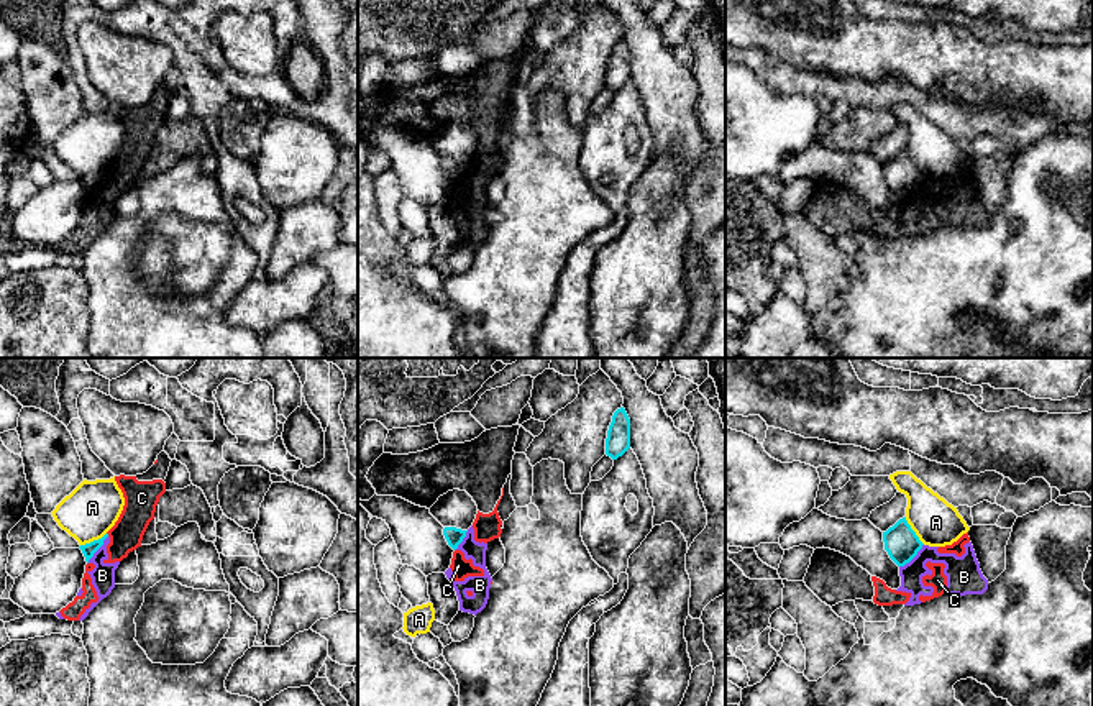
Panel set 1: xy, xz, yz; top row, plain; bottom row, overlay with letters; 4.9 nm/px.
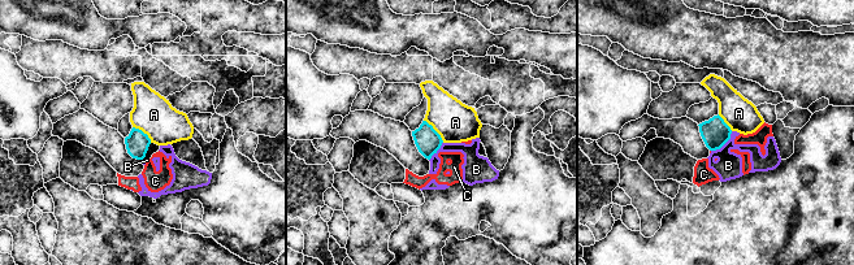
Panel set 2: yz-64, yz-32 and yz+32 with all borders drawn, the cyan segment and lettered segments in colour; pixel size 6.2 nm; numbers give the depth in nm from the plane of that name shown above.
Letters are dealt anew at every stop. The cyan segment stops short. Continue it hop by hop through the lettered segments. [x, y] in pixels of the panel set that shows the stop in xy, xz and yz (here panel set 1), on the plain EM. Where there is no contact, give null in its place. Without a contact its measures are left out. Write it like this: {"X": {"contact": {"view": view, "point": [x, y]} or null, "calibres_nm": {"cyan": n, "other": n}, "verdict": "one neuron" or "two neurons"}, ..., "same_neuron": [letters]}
{"A": {"contact": {"view": "yz", "point": [913, 163]}, "calibres_nm": {"cyan": 160, "other": 220}, "verdict": "two neurons"}, "B": {"contact": {"view": "yz", "point": [913, 189]}, "calibres_nm": {"cyan": 160, "other": 150}, "verdict": "two neurons"}, "C": {"contact": null, "verdict": "two neurons"}, "same_neuron": []}

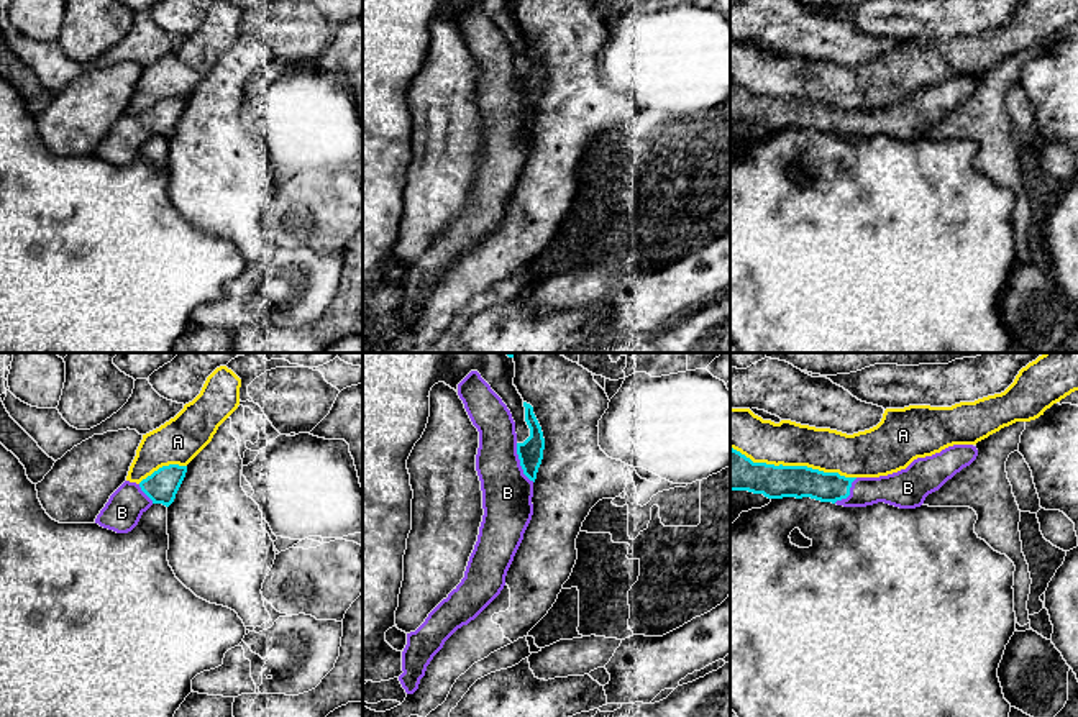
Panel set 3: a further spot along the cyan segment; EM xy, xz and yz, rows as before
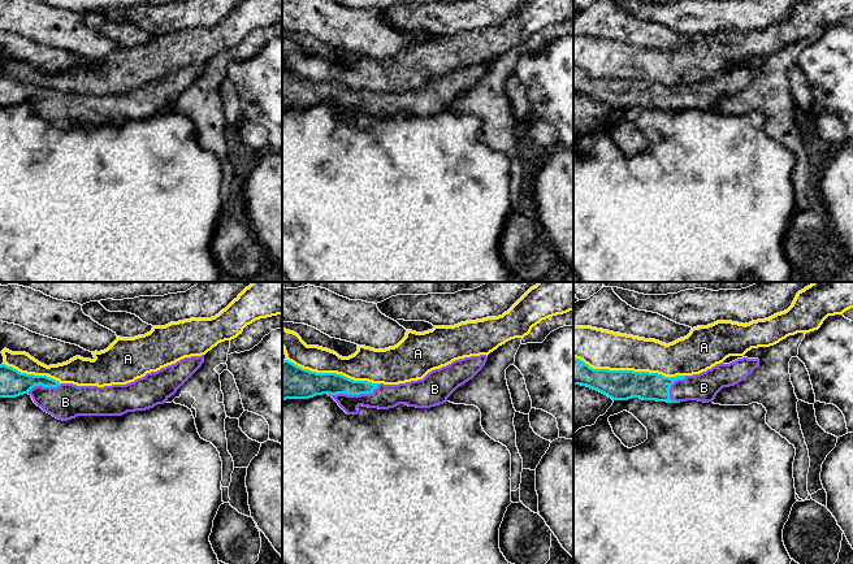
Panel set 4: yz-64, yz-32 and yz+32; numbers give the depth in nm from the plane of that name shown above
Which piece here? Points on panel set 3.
{"A": {"contact": {"view": "yz", "point": [793, 99]}, "calibres_nm": {"cyan": 160, "other": 220}, "verdict": "two neurons"}, "B": {"contact": {"view": "xz", "point": [520, 95]}, "calibres_nm": {"cyan": 130, "other": 240}, "verdict": "one neuron"}, "same_neuron": ["B"]}

